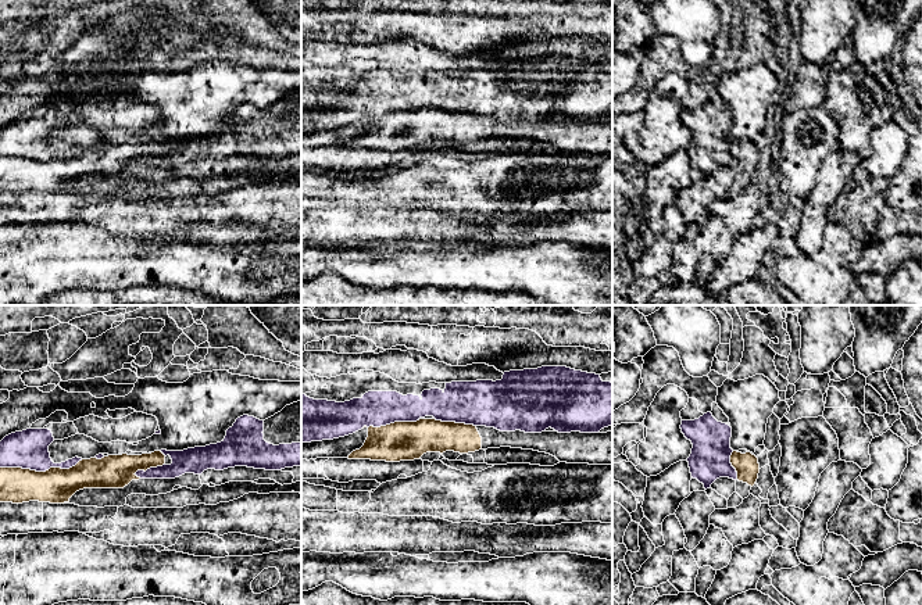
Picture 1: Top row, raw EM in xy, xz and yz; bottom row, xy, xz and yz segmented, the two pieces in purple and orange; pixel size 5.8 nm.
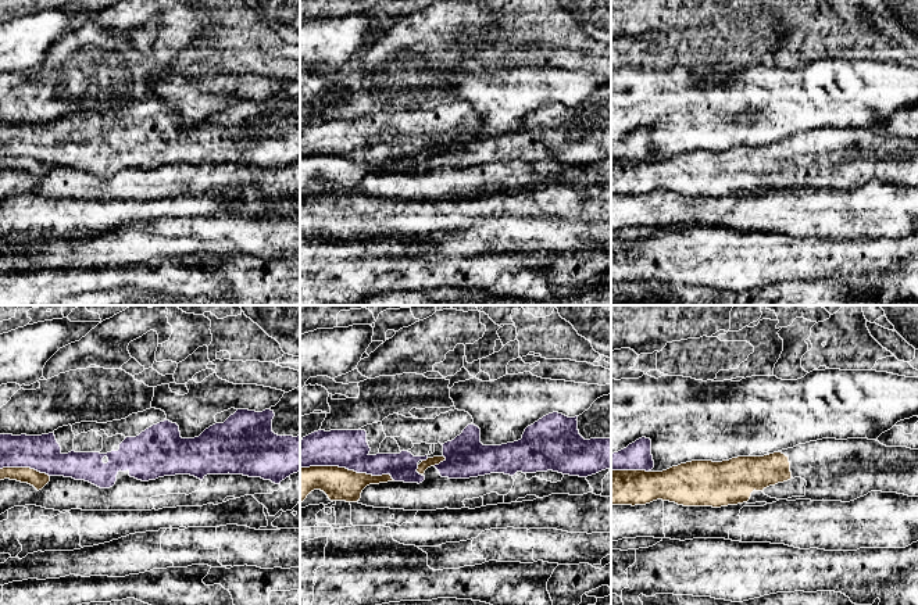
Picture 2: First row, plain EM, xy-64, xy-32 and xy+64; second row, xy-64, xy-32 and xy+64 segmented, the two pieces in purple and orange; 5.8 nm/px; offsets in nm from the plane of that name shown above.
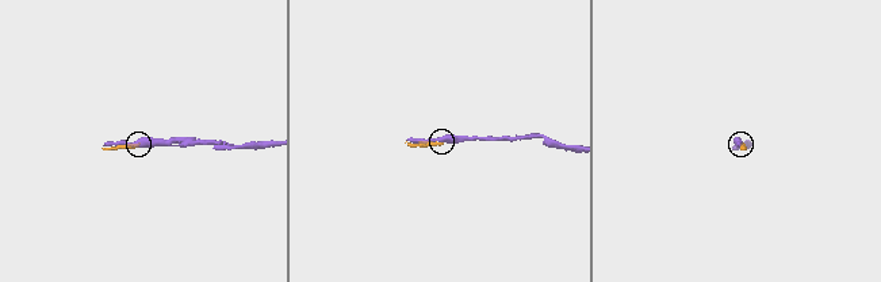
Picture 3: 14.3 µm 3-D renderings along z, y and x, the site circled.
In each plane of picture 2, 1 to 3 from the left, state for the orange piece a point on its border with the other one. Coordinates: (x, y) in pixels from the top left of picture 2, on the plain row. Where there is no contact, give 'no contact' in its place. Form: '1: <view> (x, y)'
1: xy-64 (25, 156)
2: xy-32 (347, 157)
3: xy+64 (629, 158)

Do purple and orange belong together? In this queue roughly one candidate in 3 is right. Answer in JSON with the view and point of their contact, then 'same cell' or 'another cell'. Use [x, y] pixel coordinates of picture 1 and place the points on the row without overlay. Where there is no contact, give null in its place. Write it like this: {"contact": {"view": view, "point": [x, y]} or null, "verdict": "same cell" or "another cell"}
{"contact": {"view": "xy", "point": [40, 160]}, "verdict": "another cell"}

